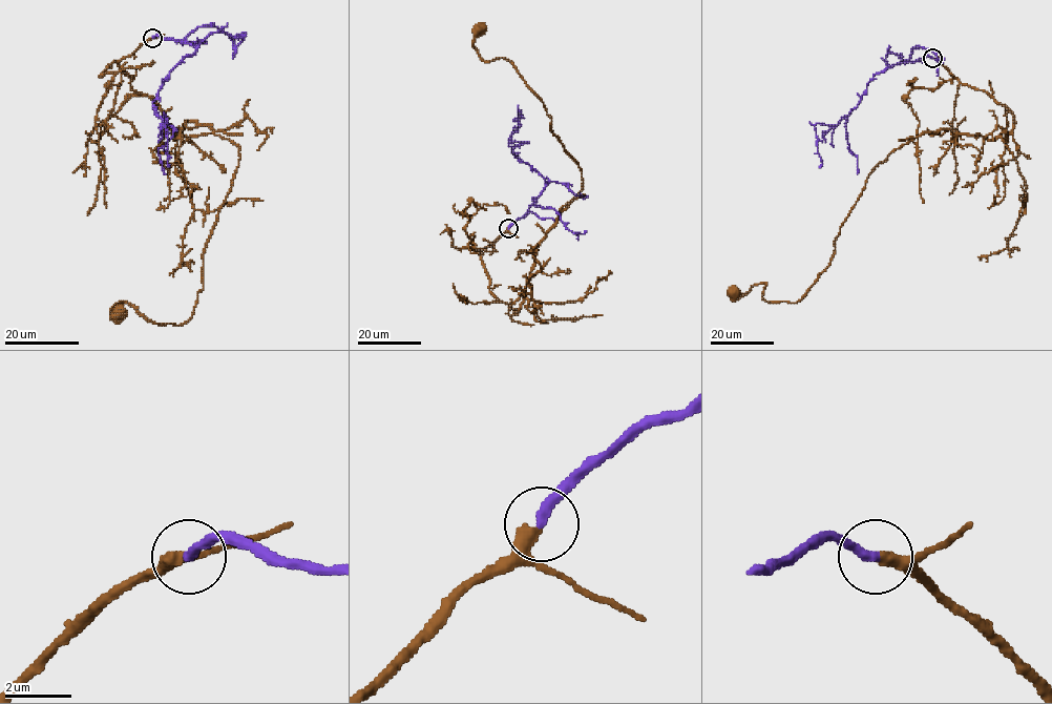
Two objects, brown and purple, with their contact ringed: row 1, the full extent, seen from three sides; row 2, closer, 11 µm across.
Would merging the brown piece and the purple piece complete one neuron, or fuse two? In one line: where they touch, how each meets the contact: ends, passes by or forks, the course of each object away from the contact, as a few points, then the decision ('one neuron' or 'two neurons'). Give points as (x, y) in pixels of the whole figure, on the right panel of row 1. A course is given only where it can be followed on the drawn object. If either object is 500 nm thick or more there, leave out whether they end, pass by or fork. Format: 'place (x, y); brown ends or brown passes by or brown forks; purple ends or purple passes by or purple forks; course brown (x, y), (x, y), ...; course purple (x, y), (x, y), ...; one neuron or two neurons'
place (932, 58); brown passes by; purple ends; course brown (932, 58), (1006, 107), (1013, 128), (902, 144), (869, 173), (805, 294), (766, 302), (762, 283), (734, 293); course purple (932, 58), (904, 60), (877, 73), (858, 104), (835, 126), (817, 124), (820, 168); one neuron

